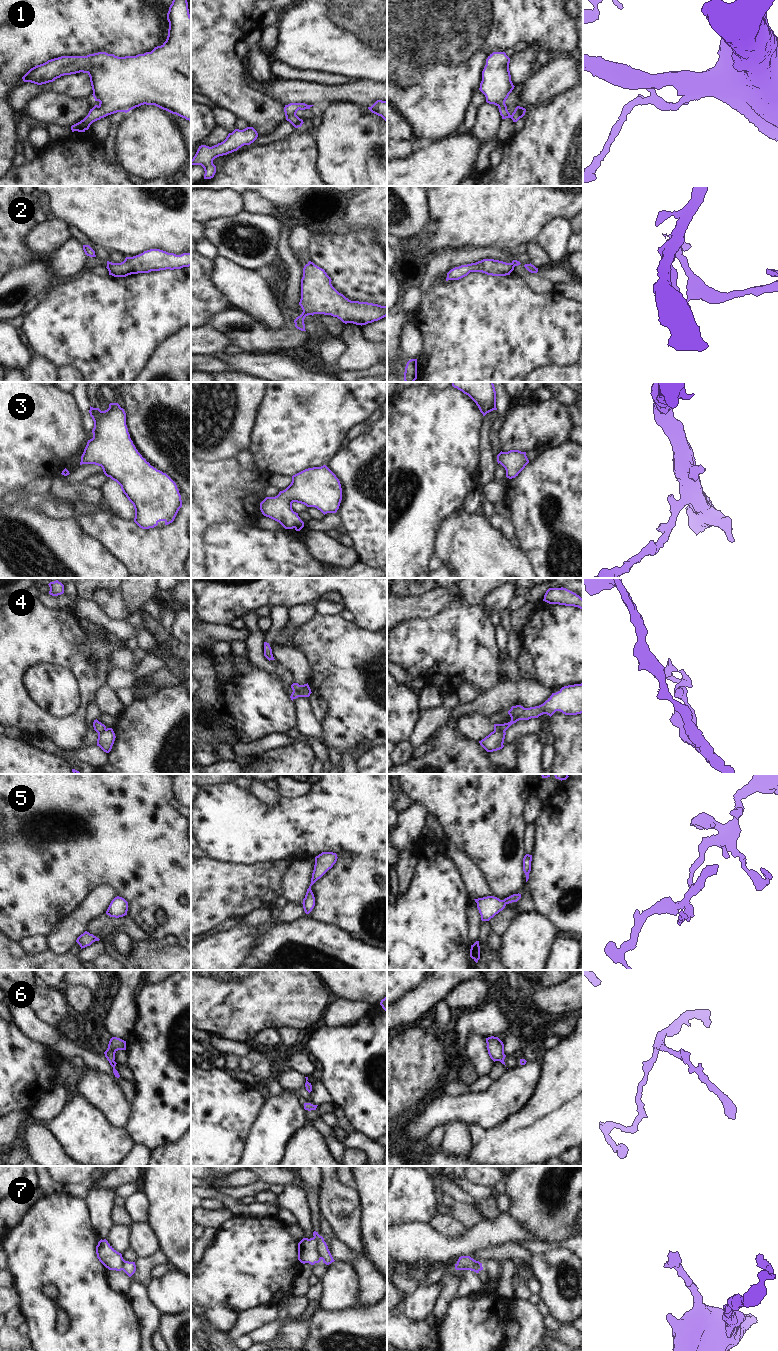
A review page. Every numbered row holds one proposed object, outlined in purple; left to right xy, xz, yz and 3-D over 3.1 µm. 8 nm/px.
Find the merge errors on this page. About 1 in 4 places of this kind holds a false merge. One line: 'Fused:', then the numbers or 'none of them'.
Fused: 2, 4, 7

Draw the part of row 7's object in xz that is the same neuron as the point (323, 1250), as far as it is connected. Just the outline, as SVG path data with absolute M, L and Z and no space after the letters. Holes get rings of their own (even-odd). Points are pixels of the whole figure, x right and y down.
M319 1236L318 1238L318 1253L320 1254L321 1259L323 1260L323 1263L325 1263L326 1265L329 1265L335 1261L322 1236Z

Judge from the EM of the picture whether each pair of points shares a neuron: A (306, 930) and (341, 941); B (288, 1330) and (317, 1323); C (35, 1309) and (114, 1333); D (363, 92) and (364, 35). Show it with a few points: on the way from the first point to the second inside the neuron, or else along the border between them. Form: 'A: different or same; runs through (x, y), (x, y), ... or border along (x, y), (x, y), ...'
A: same; runs through (315, 939), (332, 941)
B: different; border along (310, 1318), (309, 1334), (305, 1340)
C: same; runs through (50, 1330), (57, 1337), (93, 1336)
D: different; border along (351, 79), (373, 80), (376, 83)

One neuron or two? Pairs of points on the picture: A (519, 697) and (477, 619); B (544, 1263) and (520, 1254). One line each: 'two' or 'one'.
A: two
B: two

